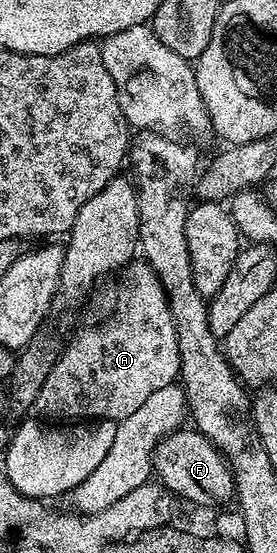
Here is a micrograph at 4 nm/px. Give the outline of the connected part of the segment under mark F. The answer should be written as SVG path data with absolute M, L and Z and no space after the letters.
M182 427L167 434L153 452L153 472L170 493L197 505L228 506L235 497L233 471L223 454L196 428Z

